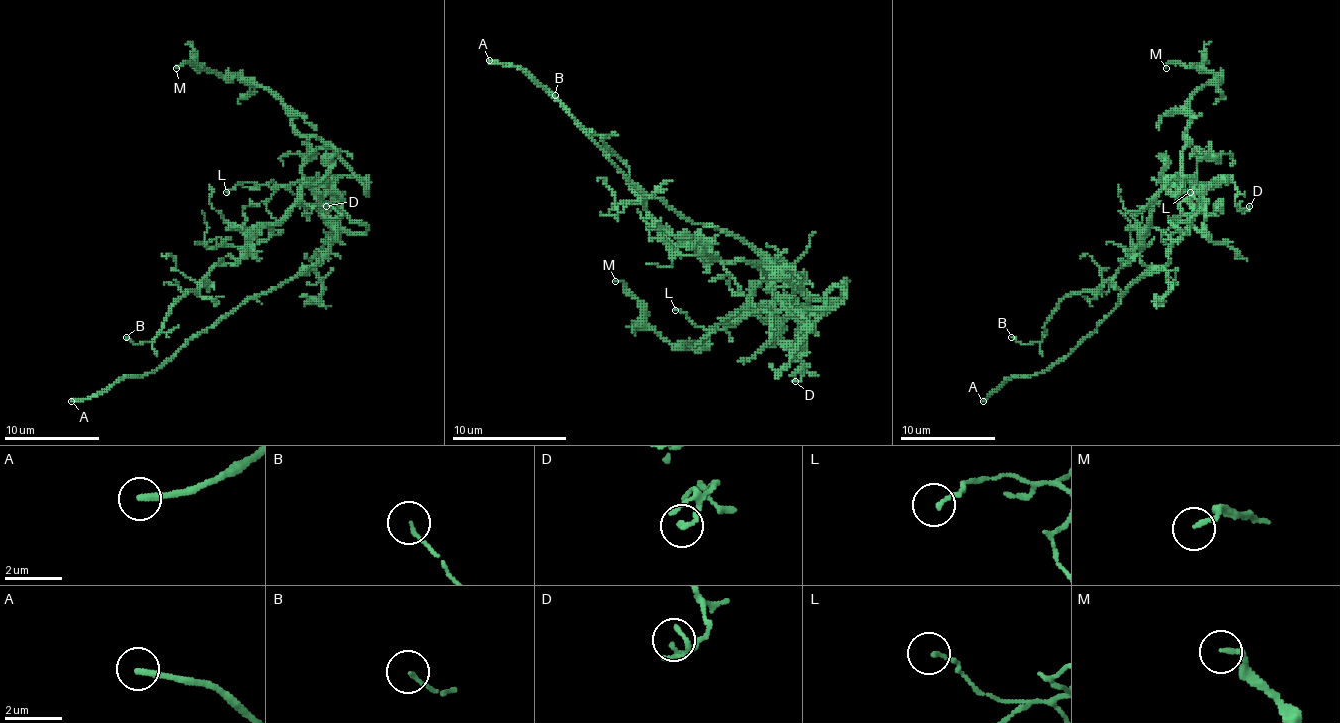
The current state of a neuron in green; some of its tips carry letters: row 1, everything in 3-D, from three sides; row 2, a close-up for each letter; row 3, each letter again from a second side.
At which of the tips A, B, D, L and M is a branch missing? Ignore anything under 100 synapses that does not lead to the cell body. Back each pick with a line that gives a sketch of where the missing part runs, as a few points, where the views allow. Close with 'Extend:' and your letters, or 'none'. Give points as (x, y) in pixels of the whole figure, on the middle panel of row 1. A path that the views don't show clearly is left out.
Extend: A

